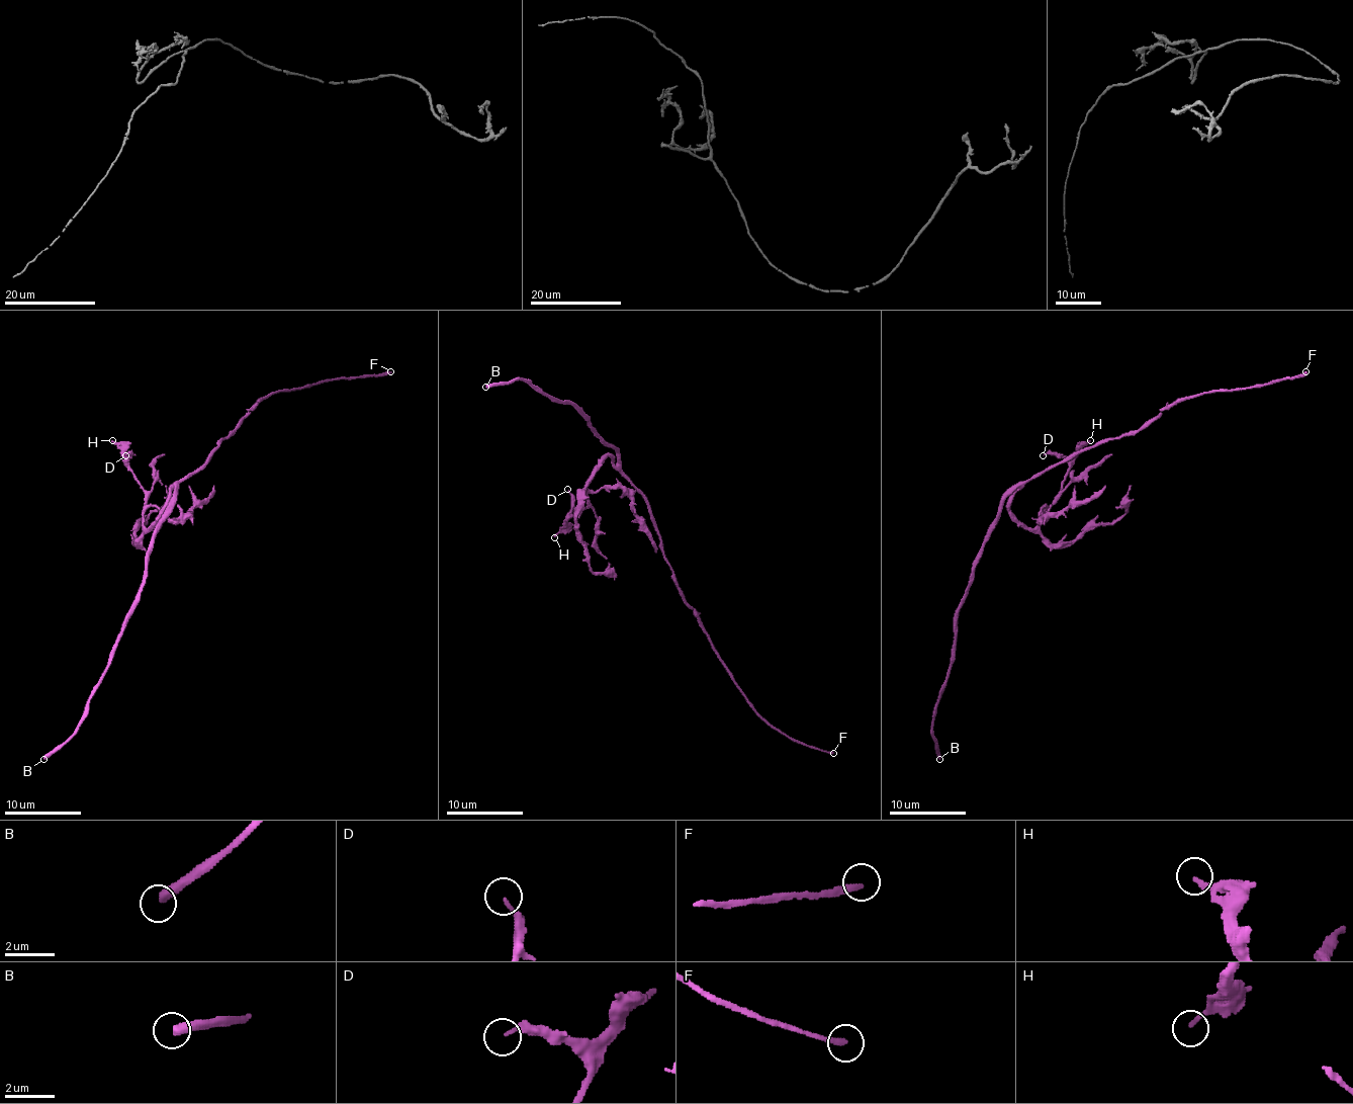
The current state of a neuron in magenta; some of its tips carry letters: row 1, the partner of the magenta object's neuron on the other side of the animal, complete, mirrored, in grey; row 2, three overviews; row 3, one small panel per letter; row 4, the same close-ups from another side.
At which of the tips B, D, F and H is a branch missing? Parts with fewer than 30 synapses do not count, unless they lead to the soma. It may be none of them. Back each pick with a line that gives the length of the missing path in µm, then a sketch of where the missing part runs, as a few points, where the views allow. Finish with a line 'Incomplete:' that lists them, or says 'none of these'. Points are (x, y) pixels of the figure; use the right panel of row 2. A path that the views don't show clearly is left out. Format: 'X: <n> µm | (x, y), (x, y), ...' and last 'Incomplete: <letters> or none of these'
F: 90 µm | (1305, 371), (1256, 341), (1120, 335), (1023, 367), (1016, 383), (1058, 406), (1021, 337)
Incomplete: F

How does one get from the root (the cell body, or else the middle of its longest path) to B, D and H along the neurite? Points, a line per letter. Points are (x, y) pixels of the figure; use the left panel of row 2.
B: (196, 471), (179, 484), (169, 514), (154, 537), (145, 580), (83, 720), (43, 759)
D: (196, 471), (171, 490), (166, 511), (147, 528), (143, 524), (145, 490), (127, 462), (129, 453), (125, 455)
H: (196, 471), (171, 490), (166, 511), (147, 528), (143, 524), (145, 490), (125, 453), (112, 440)

